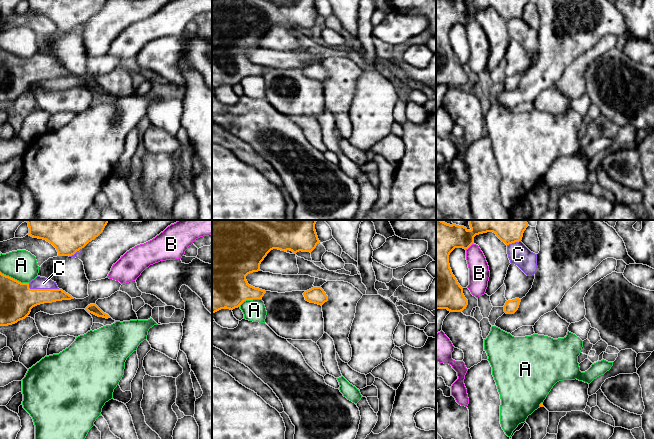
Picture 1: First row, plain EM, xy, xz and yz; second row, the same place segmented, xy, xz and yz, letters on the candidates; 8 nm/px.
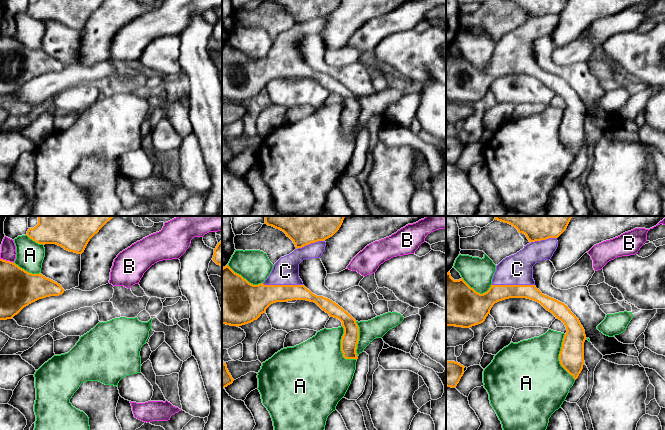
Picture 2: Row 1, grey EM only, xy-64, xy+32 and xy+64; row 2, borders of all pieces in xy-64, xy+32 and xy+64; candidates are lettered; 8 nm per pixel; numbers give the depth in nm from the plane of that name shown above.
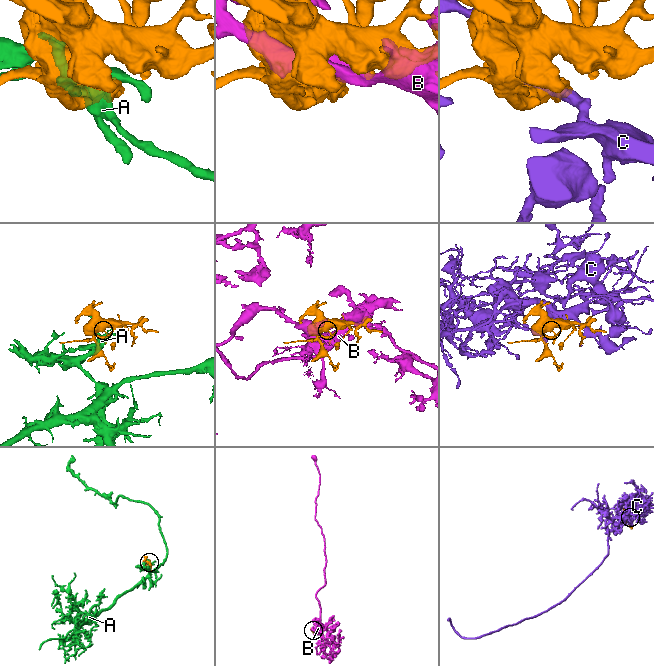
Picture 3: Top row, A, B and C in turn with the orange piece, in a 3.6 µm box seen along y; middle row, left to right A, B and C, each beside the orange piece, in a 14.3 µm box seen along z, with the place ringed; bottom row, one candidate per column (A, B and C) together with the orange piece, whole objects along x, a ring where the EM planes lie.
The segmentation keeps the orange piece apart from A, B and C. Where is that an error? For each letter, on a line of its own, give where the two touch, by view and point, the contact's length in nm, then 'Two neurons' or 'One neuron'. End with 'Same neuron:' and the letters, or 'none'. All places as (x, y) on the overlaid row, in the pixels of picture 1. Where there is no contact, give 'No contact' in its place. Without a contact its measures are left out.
A: Touches orange at xy (14, 279). Shared border 260 nm. Two neurons
B: Touches orange at yz (469, 246). Shared border 90 nm. Two neurons
C: Touches orange at xy (42, 289). Shared border 260 nm. One neuron
Same neuron: C

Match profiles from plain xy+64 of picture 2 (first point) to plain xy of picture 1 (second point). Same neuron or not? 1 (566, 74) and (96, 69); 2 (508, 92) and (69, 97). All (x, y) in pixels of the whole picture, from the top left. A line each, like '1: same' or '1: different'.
1: different
2: same

